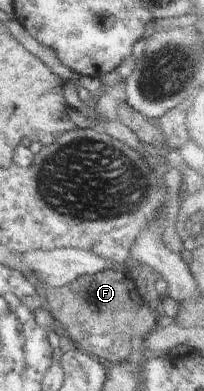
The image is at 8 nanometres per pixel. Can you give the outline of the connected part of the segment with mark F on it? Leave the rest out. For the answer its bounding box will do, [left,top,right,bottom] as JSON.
[42,269,156,364]

